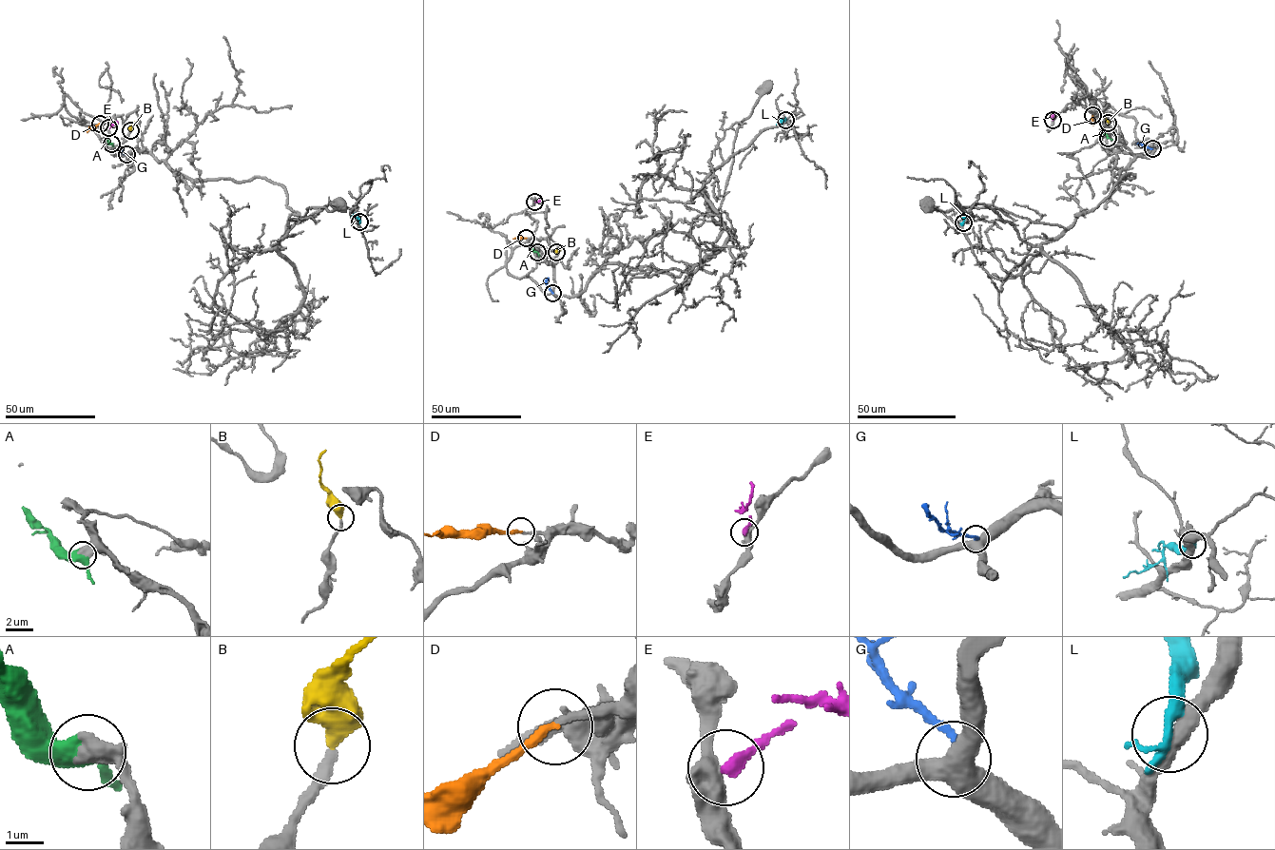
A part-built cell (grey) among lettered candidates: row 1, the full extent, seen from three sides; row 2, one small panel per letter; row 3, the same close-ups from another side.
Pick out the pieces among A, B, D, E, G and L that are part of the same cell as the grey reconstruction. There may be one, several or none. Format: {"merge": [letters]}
{"merge": ["A", "B", "D"]}

